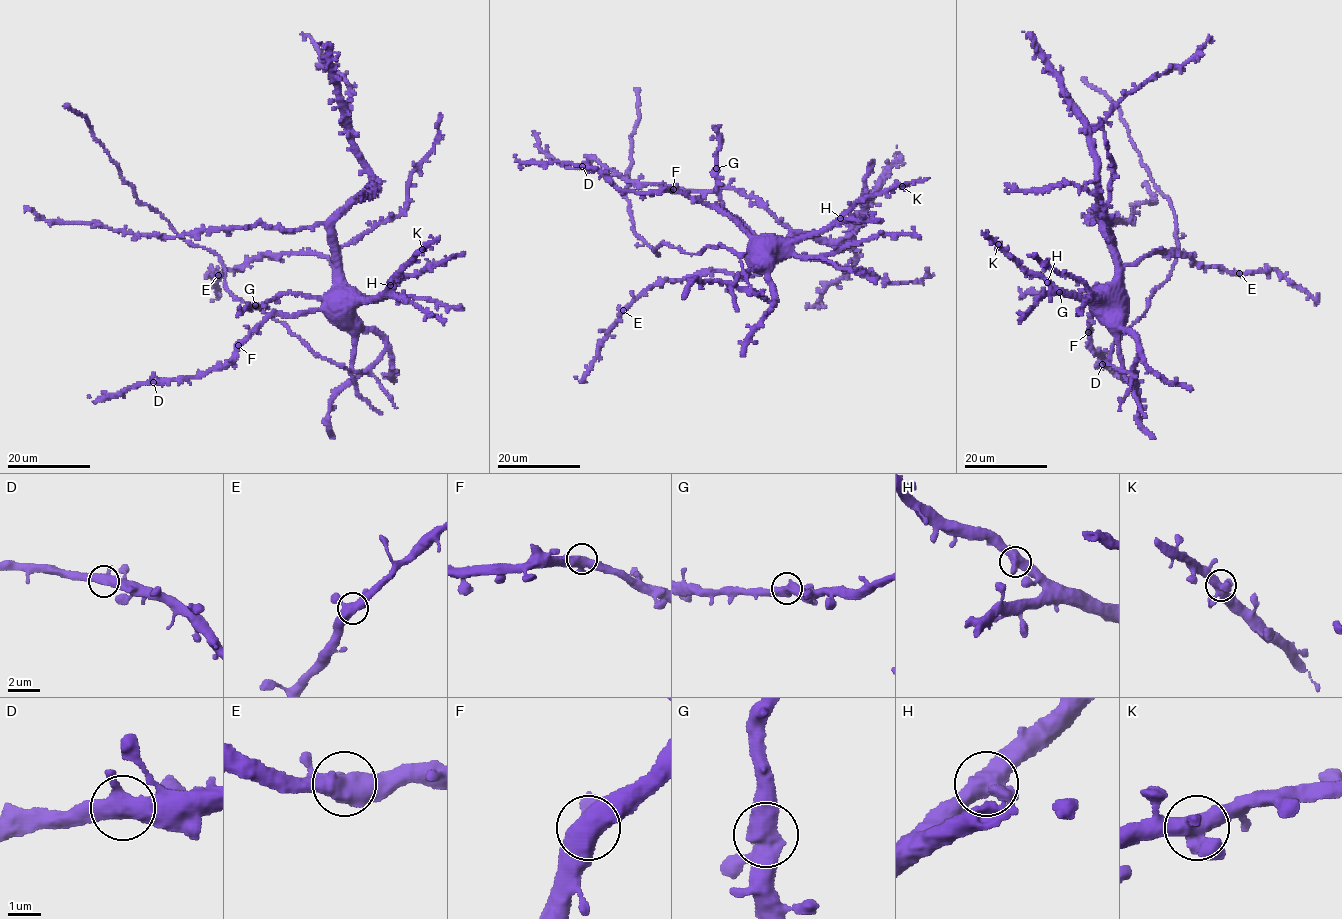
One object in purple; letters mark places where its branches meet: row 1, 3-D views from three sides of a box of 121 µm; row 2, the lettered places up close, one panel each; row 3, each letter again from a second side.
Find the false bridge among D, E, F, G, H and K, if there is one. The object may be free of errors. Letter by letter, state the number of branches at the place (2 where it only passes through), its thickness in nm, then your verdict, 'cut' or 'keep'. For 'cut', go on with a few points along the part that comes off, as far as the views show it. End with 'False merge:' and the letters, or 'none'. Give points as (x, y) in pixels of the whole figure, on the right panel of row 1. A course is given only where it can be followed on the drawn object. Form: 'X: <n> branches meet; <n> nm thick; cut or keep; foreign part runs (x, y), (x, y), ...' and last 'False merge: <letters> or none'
D: 3 branches meet; 460 nm thick; keep
E: 3 branches meet; 480 nm thick; keep
F: 3 branches meet; 500 nm thick; keep
G: 3 branches meet; 500 nm thick; keep
H: 3 branches meet; 500 nm thick; keep
K: 3 branches meet; 480 nm thick; keep
False merge: none

